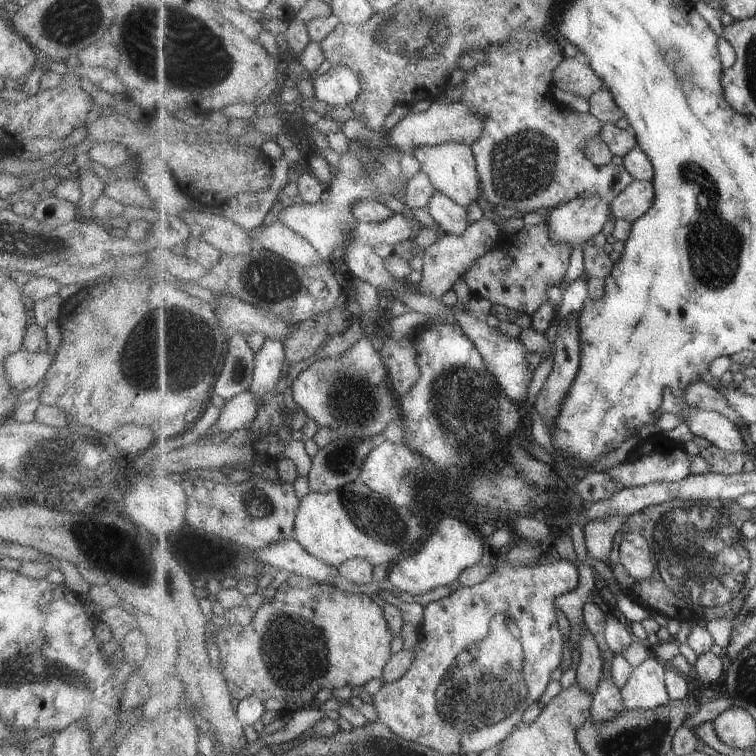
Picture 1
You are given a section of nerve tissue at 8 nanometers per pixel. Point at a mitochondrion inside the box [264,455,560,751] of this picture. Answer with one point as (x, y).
(489, 683)

